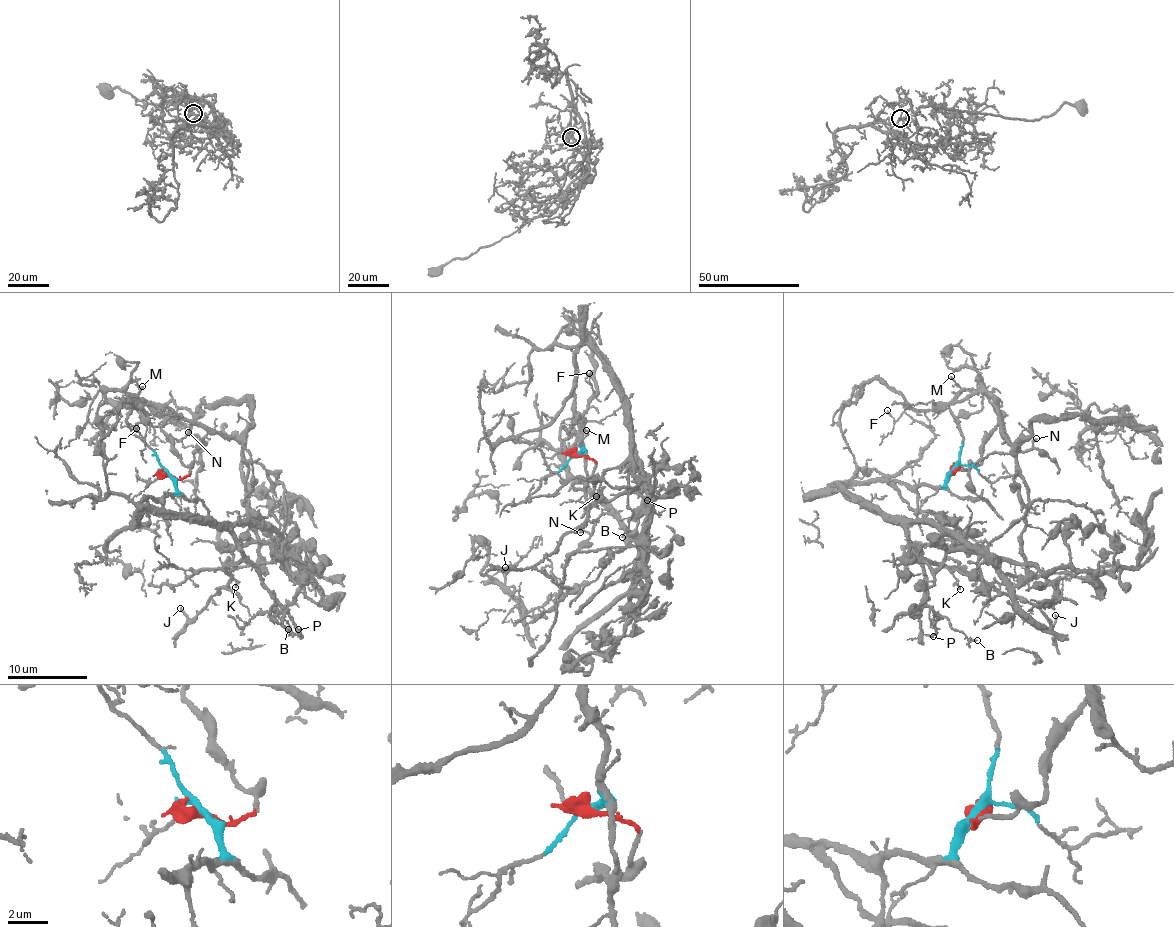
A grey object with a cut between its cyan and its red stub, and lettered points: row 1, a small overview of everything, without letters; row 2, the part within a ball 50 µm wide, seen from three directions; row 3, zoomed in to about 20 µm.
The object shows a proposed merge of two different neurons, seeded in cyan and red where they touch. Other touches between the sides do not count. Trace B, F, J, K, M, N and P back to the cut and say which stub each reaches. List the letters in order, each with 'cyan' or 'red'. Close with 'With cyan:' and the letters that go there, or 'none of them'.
B: cyan
F: red
J: cyan
K: cyan
M: cyan
N: red
P: cyan
With cyan: B, J, K, M, P

